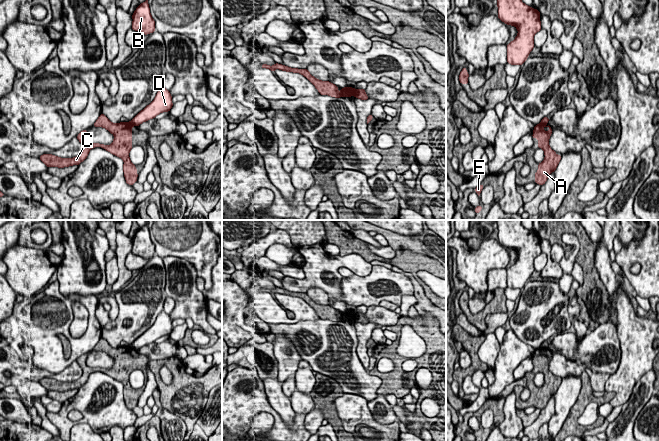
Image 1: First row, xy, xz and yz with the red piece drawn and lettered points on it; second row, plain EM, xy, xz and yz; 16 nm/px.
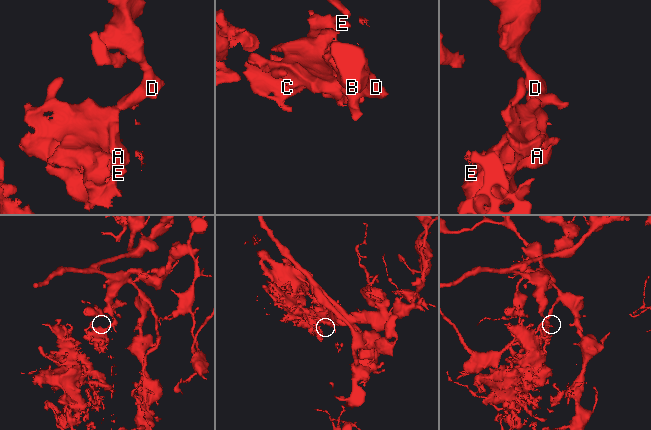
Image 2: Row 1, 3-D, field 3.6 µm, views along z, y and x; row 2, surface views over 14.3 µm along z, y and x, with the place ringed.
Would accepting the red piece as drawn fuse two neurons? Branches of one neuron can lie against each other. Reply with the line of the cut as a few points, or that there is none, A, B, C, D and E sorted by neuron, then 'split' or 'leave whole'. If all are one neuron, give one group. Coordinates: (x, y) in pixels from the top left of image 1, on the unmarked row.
cut xz (357, 313), (354, 318); groups A C E / B D; split

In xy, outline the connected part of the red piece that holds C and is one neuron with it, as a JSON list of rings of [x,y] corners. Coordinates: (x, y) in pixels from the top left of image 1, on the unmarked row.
[[[100,338],[99,342],[93,349],[94,351],[103,351],[114,359],[114,364],[111,369],[104,369],[99,367],[89,367],[86,364],[87,353],[81,355],[77,359],[77,363],[82,368],[82,376],[74,382],[60,382],[51,378],[43,378],[39,383],[47,391],[68,391],[72,389],[79,389],[84,385],[89,375],[94,371],[101,371],[113,379],[120,381],[124,385],[123,395],[126,407],[133,409],[137,405],[137,393],[130,385],[129,376],[132,373],[132,351],[131,346],[120,346],[117,348],[112,347],[104,338]]]

